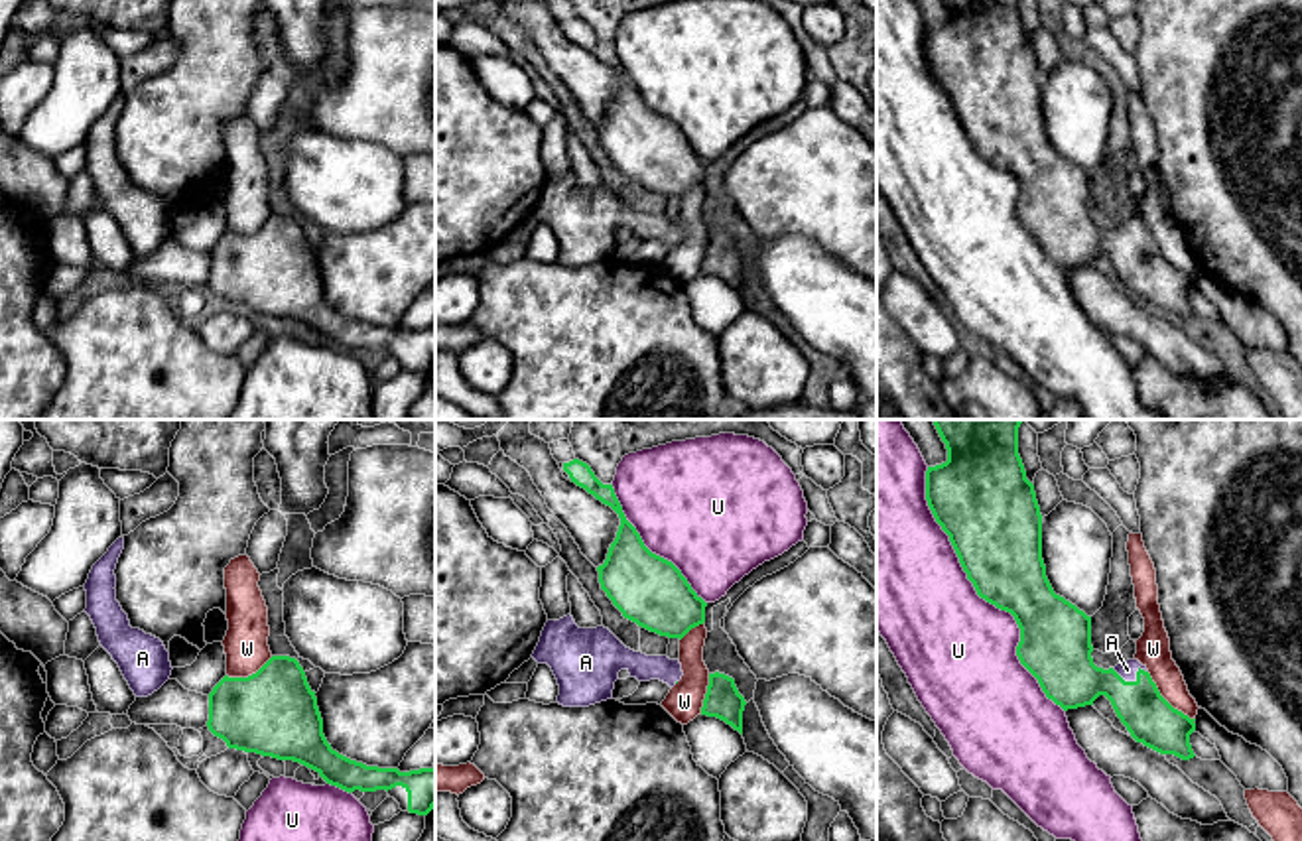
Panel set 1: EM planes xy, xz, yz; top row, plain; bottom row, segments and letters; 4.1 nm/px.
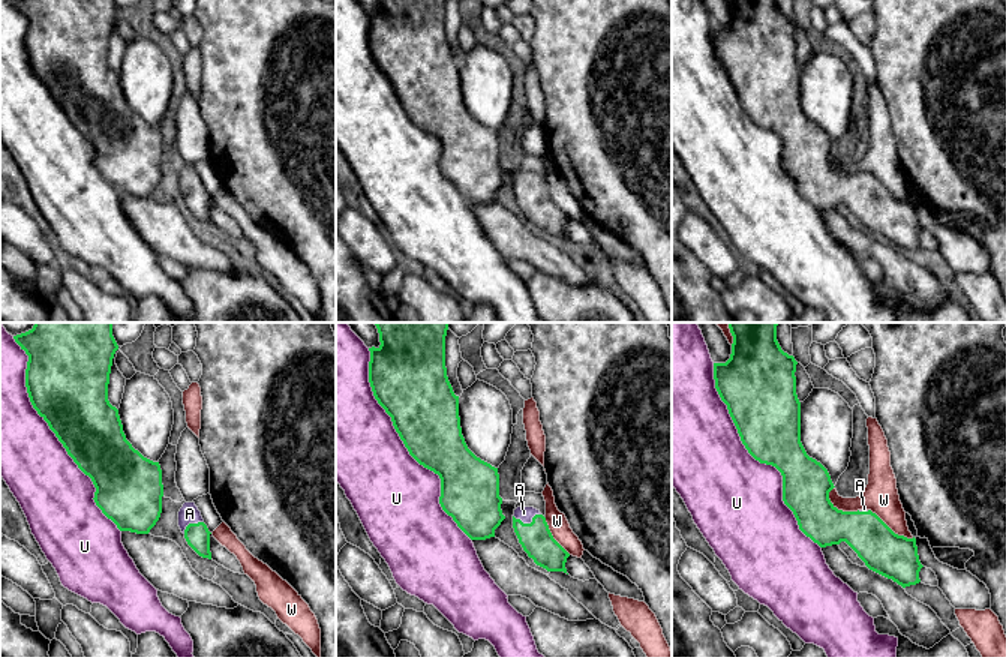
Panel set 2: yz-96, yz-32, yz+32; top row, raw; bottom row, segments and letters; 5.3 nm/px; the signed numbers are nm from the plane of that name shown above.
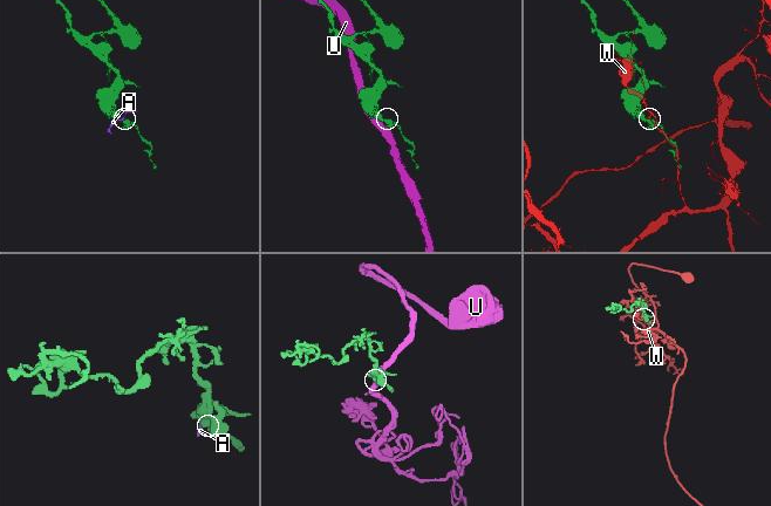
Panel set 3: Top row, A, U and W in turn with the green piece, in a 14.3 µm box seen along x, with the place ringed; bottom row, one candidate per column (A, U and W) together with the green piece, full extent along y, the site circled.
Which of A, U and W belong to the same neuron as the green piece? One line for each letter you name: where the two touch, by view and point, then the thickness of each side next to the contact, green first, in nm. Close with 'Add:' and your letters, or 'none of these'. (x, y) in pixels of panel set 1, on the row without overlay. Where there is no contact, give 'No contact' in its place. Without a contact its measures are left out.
A: Touches green at yz (1131, 241). Thickness 240 nm (green) against 80 nm
Add: A

